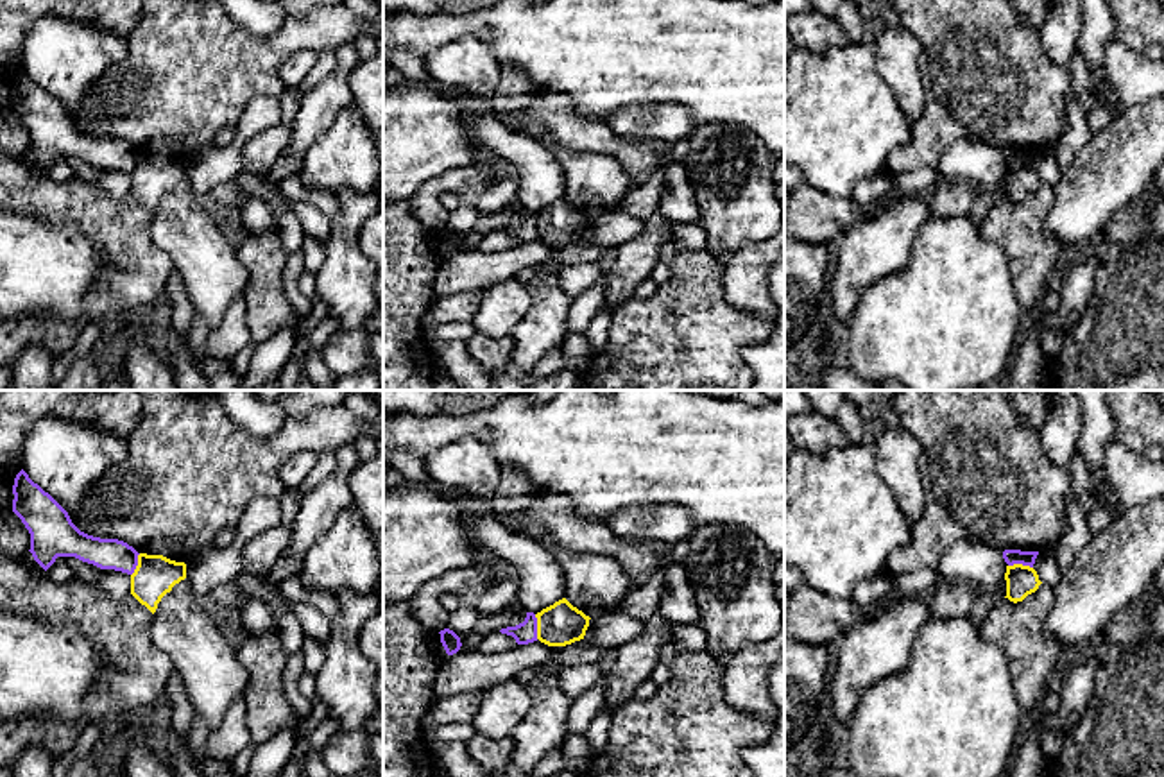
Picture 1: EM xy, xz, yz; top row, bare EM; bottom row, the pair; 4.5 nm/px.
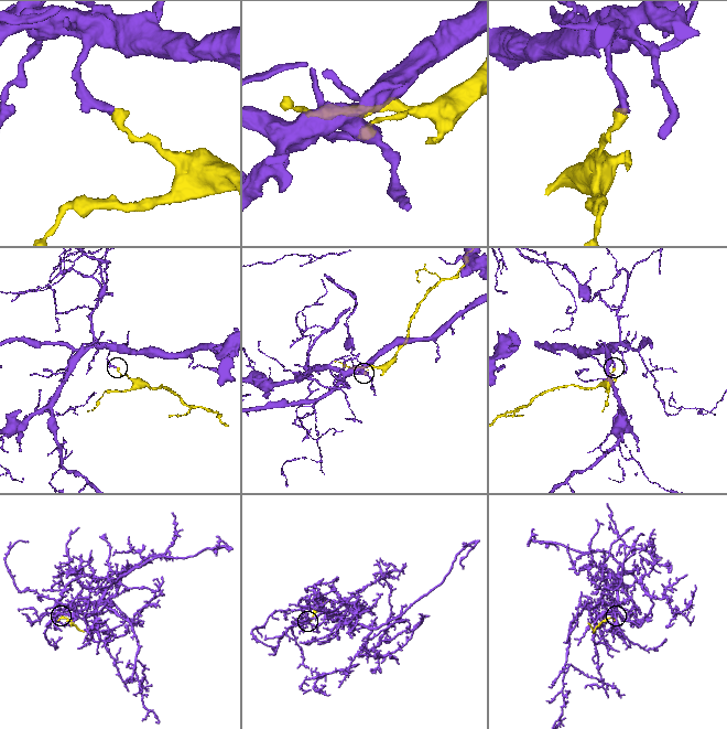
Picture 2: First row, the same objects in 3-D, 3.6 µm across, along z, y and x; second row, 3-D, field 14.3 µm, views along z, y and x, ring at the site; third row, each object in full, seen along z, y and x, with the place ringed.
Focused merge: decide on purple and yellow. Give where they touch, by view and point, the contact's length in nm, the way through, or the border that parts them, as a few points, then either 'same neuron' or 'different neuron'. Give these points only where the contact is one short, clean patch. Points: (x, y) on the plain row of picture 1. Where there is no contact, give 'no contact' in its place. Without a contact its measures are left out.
xz (536, 226) | 110 nm | along xz (534, 213), (538, 237) | different neuron

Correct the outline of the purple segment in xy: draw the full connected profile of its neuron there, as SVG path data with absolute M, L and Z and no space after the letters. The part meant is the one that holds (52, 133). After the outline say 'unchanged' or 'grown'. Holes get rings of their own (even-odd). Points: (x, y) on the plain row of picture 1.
M21 68L13 84L13 111L30 132L30 152L47 170L57 156L75 156L100 168L133 174L138 150L118 138L81 131L68 111Z | unchanged

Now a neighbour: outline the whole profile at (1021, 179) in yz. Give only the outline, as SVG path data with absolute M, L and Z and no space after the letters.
M1023 163L1006 165L1005 179L1006 179L1005 197L1008 197L1014 202L1023 201L1028 193L1035 192L1042 183L1039 179L1037 170Z

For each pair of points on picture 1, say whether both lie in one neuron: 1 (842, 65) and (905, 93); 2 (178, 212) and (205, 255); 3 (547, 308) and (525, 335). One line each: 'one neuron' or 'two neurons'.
1: two neurons
2: one neuron
3: one neuron

